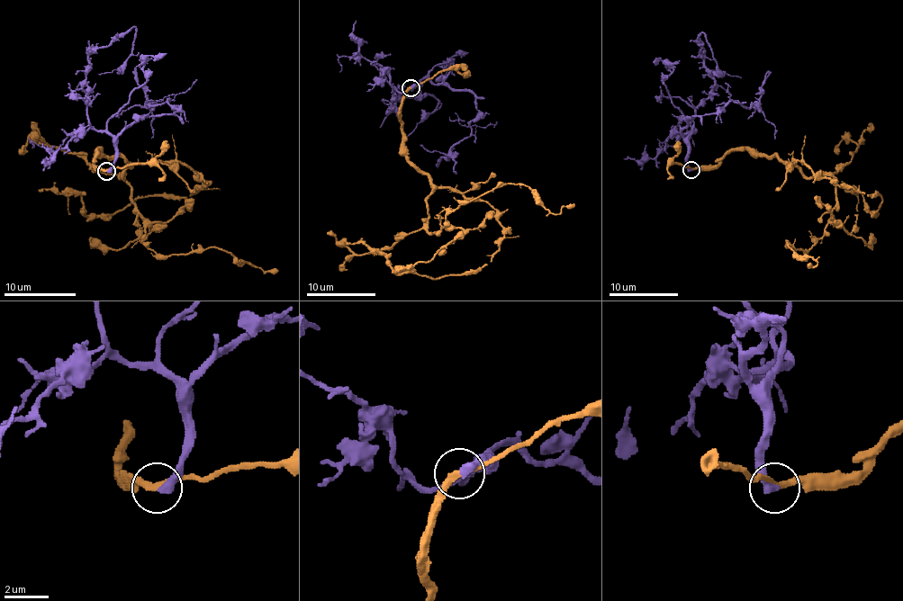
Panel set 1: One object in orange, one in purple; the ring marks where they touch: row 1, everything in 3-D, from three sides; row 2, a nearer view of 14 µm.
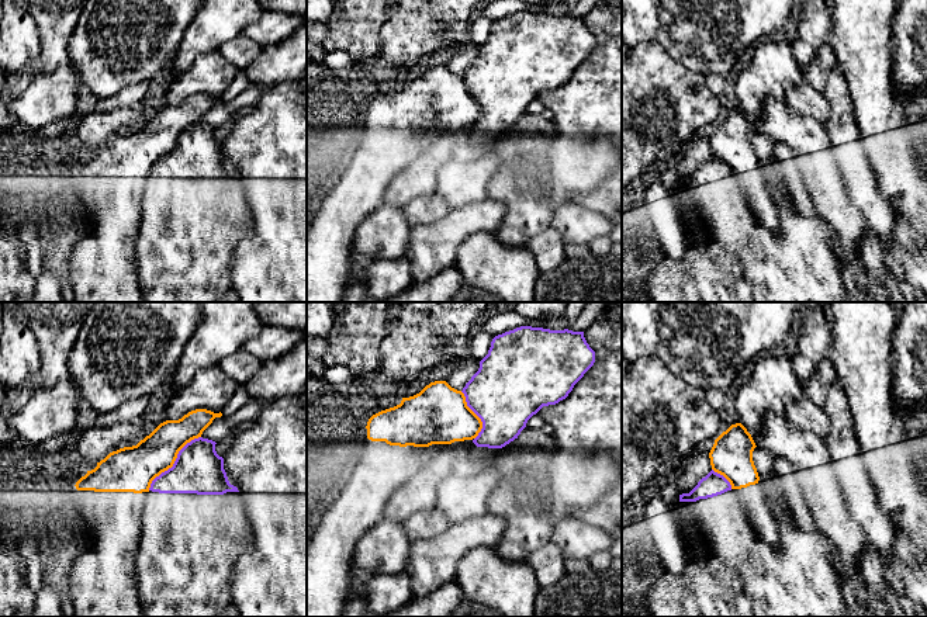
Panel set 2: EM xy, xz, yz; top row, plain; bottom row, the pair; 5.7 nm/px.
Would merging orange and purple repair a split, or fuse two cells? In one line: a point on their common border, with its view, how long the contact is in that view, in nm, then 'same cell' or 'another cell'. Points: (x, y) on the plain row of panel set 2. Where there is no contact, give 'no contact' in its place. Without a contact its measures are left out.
xy (173, 148) | 440 nm | another cell

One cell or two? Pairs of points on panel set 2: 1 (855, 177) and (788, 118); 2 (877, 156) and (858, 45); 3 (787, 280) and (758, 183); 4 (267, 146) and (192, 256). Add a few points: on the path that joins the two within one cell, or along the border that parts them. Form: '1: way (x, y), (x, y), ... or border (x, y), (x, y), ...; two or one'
1: border (832, 146), (848, 191); two
2: way (878, 128), (878, 107), (870, 73); one
3: border (749, 208), (763, 226), (774, 232), (780, 231); two
4: border (239, 183), (252, 217); two

